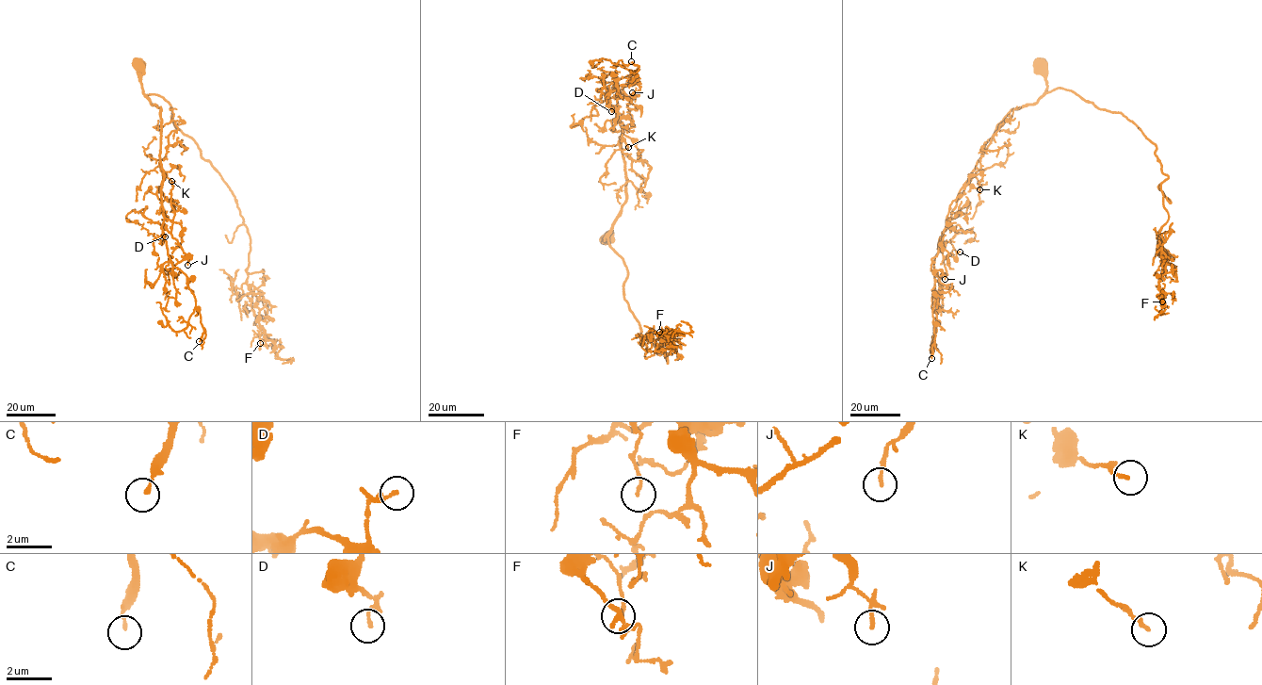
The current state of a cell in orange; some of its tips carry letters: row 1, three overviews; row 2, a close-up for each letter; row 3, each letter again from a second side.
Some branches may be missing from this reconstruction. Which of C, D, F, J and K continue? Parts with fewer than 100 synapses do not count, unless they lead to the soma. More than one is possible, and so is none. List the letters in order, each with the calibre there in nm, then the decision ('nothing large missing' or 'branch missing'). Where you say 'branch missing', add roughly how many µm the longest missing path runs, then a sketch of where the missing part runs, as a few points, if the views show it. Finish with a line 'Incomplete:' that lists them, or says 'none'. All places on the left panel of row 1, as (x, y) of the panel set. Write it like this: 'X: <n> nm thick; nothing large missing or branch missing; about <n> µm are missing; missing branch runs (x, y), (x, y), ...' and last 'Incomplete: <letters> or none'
C: 130 nm thick; nothing large missing
D: 90 nm thick; nothing large missing
F: 90 nm thick; nothing large missing
J: 100 nm thick; nothing large missing
K: 150 nm thick; nothing large missing
Incomplete: none

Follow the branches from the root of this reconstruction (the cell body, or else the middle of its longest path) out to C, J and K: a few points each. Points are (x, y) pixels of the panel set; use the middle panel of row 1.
C: (606, 240), (626, 199), (620, 144), (623, 127), (612, 88), (616, 78), (637, 71), (639, 65), (631, 61)
J: (606, 240), (626, 199), (616, 100), (632, 78), (639, 89), (632, 92)
K: (606, 240), (603, 238), (626, 199), (627, 181), (620, 144), (623, 127), (622, 122), (622, 136), (628, 147)

